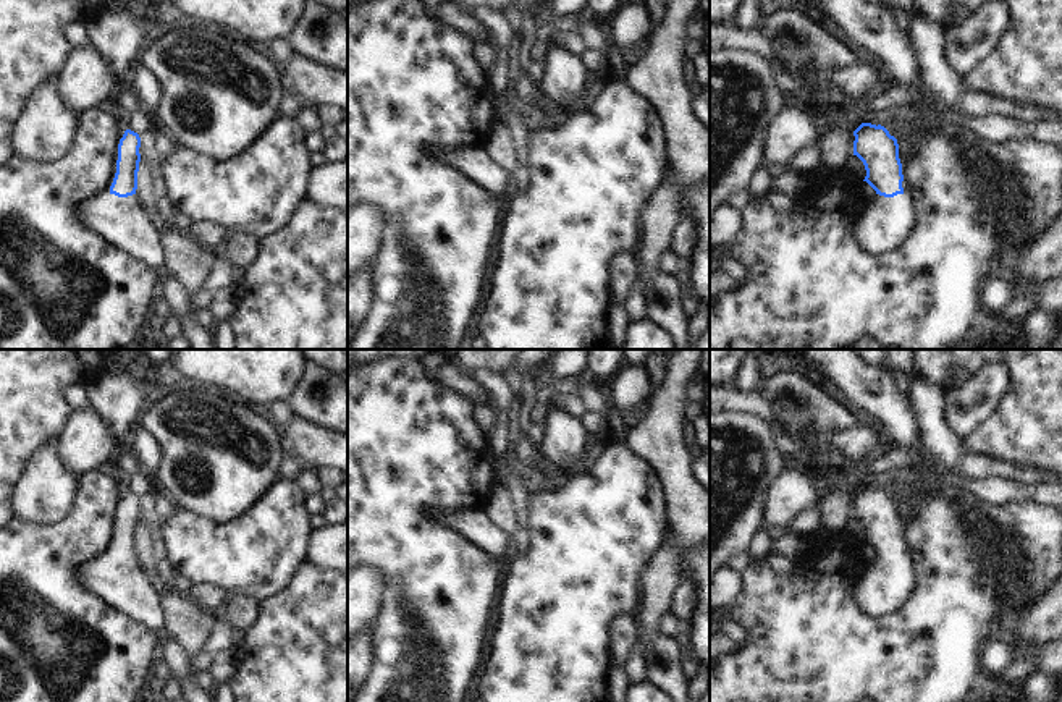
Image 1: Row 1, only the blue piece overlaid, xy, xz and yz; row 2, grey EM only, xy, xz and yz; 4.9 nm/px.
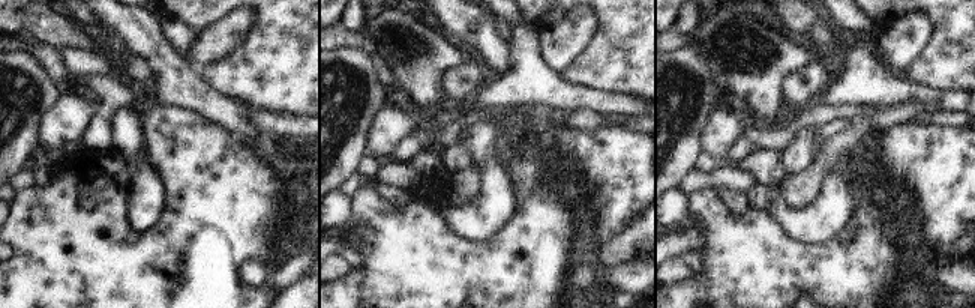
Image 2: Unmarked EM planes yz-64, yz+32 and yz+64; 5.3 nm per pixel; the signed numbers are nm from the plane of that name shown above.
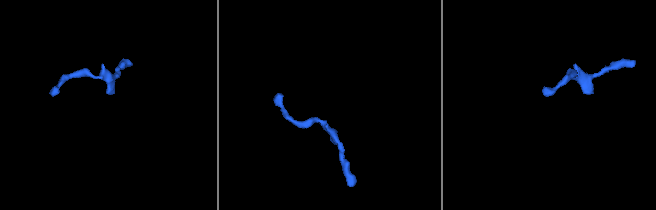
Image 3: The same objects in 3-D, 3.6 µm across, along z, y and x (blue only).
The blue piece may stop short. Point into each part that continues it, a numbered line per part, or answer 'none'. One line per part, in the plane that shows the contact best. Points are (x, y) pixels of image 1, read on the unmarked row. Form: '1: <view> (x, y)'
1: yz (884, 584)

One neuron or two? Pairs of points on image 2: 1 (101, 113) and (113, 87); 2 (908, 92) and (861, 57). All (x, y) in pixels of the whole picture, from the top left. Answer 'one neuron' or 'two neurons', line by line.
1: one neuron
2: one neuron

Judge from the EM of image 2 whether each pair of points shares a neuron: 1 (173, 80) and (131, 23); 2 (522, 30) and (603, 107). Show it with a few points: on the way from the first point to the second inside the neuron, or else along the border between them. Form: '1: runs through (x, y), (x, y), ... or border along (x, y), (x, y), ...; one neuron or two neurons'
1: runs through (171, 66), (144, 36); one neuron
2: runs through (525, 57), (561, 95), (576, 98); one neuron

